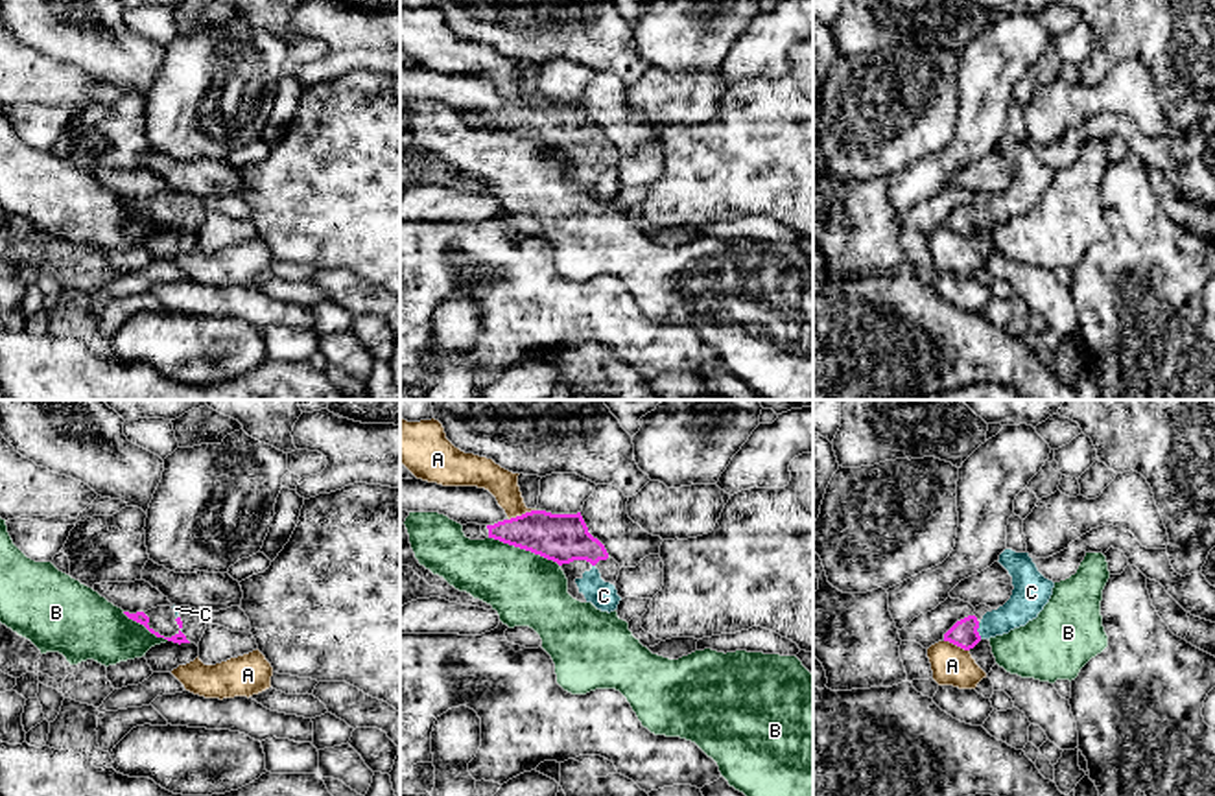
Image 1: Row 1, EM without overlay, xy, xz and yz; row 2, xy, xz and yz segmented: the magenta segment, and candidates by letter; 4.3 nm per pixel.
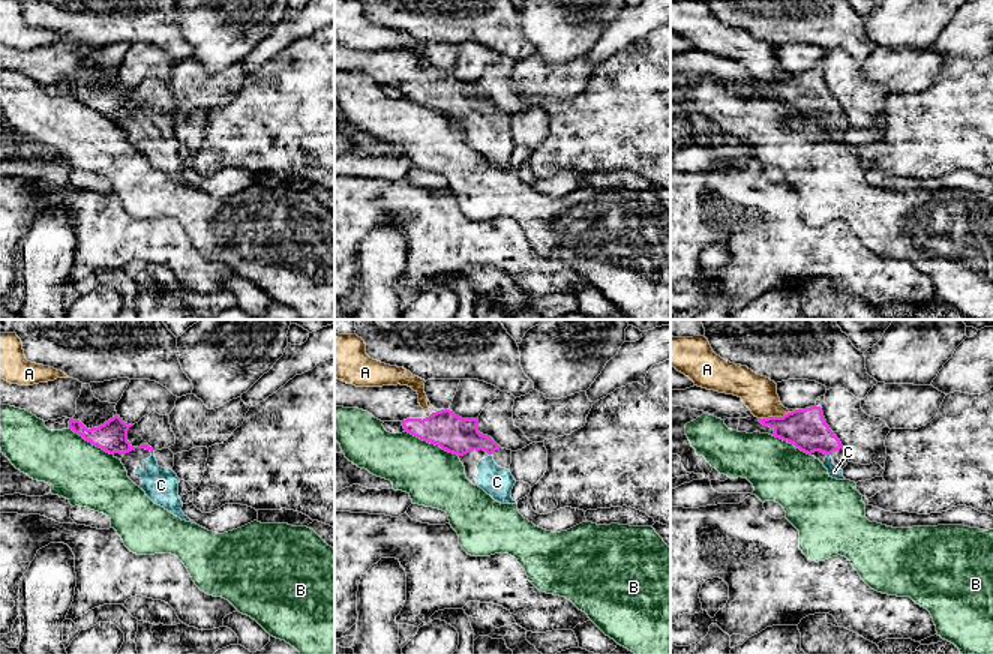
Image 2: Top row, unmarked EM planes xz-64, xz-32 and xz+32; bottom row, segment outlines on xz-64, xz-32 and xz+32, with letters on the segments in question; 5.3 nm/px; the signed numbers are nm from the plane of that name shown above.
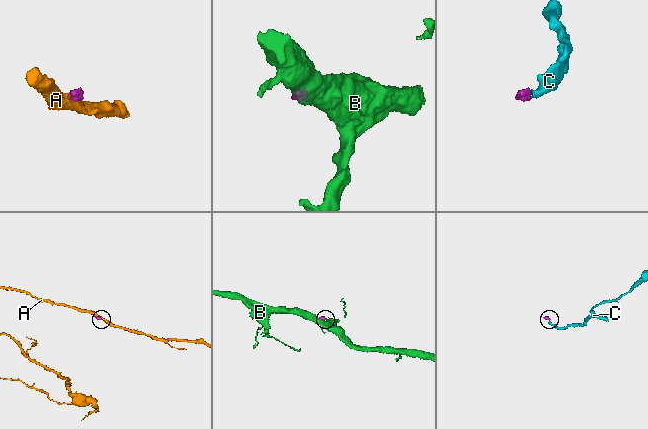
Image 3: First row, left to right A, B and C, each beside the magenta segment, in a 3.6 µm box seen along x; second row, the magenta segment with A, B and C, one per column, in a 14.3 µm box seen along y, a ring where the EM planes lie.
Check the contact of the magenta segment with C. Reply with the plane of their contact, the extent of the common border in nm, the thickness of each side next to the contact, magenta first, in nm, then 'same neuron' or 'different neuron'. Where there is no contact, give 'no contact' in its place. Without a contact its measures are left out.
meets magenta in yz; contact 70 nm long; 120 nm thick on the magenta side, 150 nm on the other; same neuron

